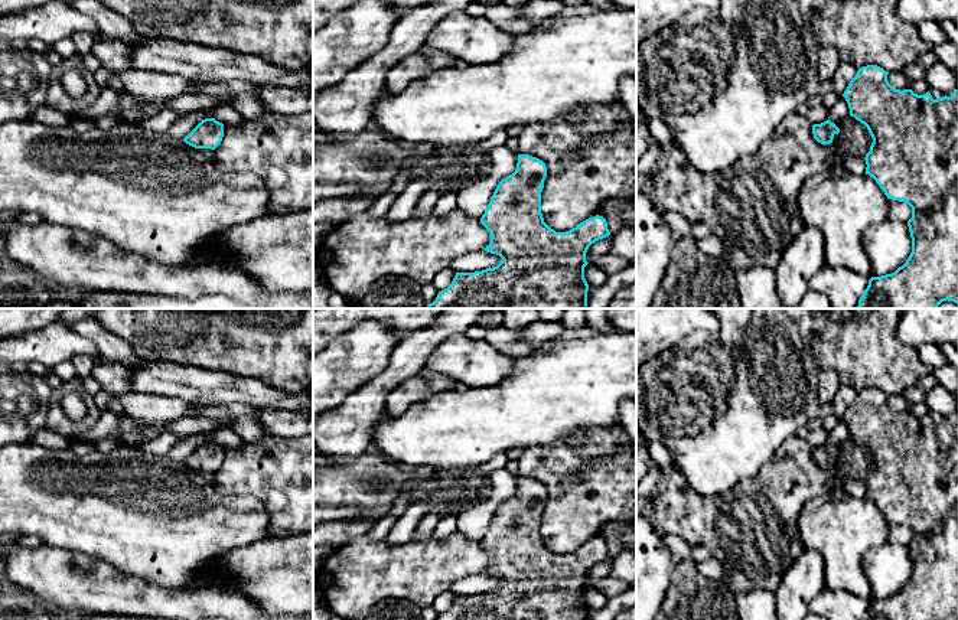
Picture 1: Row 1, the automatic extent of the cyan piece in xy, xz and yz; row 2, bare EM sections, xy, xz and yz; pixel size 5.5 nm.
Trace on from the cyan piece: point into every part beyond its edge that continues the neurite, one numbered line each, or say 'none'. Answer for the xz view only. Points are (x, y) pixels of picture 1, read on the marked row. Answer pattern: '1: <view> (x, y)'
none

